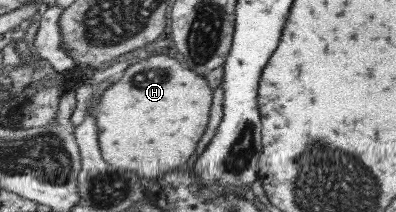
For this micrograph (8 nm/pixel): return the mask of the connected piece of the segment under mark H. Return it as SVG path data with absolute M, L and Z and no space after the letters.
M169 54L134 60L119 80L100 92L99 104L93 110L86 109L86 114L95 118L97 146L107 164L153 179L181 166L193 154L207 126L211 90L203 78L195 76L182 63Z

